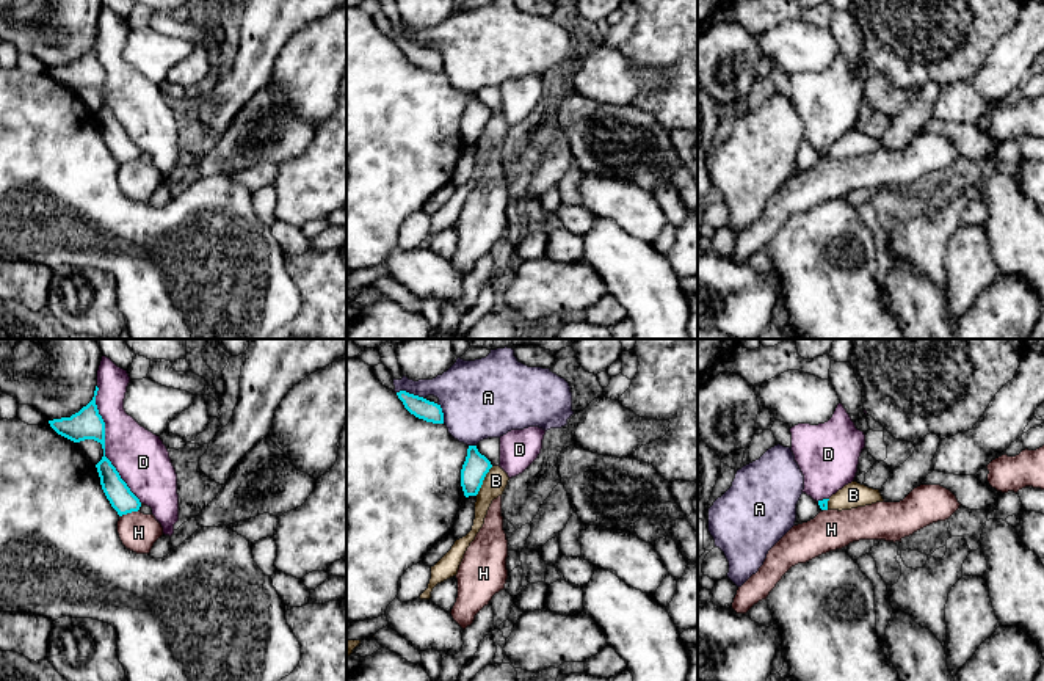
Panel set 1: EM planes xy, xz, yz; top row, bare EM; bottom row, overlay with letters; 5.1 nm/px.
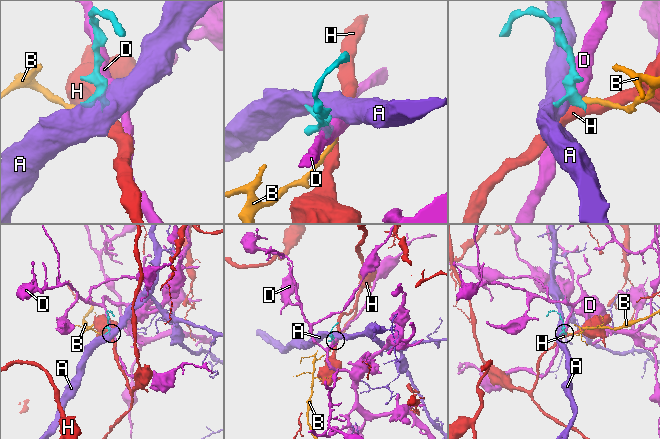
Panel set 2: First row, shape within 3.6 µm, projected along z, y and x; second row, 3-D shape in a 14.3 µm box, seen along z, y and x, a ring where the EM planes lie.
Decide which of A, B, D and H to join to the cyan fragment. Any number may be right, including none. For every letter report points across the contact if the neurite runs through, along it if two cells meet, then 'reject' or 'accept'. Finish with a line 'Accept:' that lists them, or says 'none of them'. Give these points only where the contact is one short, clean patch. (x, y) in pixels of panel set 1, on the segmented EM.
A: reject
B: border along xz (492, 466), (475, 495); reject
D: reject
H: border along xy (138, 509), (119, 517); reject
Accept: none of them

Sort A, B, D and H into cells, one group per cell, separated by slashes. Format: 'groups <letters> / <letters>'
groups A / B / D / H

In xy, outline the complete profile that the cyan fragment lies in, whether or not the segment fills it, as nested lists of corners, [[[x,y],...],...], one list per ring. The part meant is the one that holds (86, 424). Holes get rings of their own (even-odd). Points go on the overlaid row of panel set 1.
[[[96,386],[92,400],[78,413],[72,414],[71,417],[49,421],[49,424],[58,435],[74,442],[94,439],[102,444],[103,457],[96,464],[100,485],[111,507],[118,512],[119,516],[122,516],[132,512],[138,512],[141,502],[121,479],[111,461],[105,457],[105,422],[96,405],[97,391],[99,388]]]

